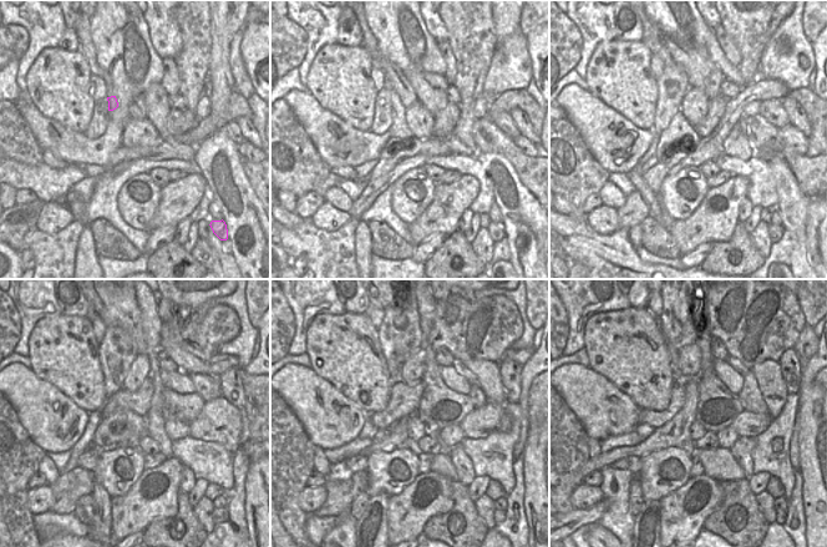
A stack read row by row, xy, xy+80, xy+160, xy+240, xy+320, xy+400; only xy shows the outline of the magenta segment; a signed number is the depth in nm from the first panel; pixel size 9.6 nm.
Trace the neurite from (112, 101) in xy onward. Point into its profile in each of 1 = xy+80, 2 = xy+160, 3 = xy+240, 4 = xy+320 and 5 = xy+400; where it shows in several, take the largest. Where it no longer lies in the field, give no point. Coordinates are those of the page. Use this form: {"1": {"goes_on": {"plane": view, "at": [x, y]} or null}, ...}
{"1": {"goes_on": {"plane": "xy+80", "at": [399, 128]}}, "2": {"goes_on": {"plane": "xy+160", "at": [679, 130]}}, "3": {"goes_on": {"plane": "xy+240", "at": [121, 425]}}, "4": {"goes_on": {"plane": "xy+320", "at": [416, 429]}}, "5": {"goes_on": {"plane": "xy+400", "at": [696, 431]}}}

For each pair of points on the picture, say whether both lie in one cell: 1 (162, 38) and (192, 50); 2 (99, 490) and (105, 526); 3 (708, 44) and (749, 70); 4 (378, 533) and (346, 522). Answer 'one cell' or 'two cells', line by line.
1: two cells
2: one cell
3: two cells
4: two cells

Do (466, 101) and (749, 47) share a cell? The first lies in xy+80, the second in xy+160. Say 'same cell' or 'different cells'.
same cell

